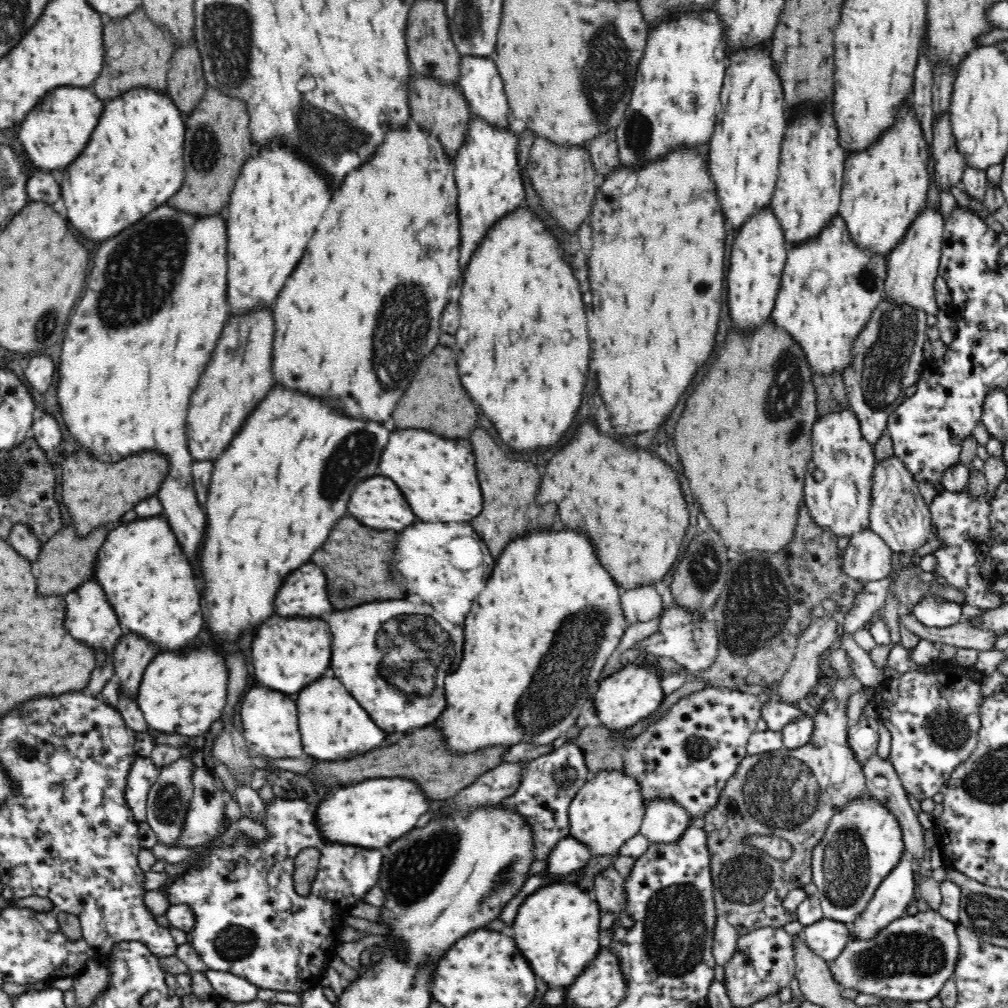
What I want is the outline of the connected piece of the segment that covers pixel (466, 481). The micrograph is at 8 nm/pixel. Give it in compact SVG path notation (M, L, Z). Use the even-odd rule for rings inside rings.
M408 428L408 430L398 430L390 434L390 440L382 452L380 458L380 474L392 478L400 490L404 492L406 500L410 502L414 514L420 520L444 520L444 522L468 522L474 516L480 514L483 509L482 494L480 494L480 484L476 480L476 460L472 454L472 443L470 440L448 440L448 437L431 433L424 429Z

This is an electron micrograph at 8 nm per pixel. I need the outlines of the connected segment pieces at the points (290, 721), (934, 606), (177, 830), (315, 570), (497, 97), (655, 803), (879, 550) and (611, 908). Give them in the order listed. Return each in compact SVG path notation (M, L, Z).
M252 688L242 700L242 710L236 720L240 722L240 718L244 724L241 731L252 755L268 758L304 758L304 760L308 758L302 750L296 702L290 700L288 696L272 692L270 688Z
M927 596L912 609L912 614L930 628L946 628L960 622L962 618L961 604L950 602L939 596Z
M180 756L174 764L159 769L156 783L150 787L147 796L147 823L150 825L158 844L166 848L178 847L183 836L183 827L190 807L194 785L192 782L192 771L194 765L186 757Z
M304 564L288 576L276 596L276 612L288 618L320 618L332 610L326 574L315 564Z
M461 56L460 58L460 76L458 76L457 85L460 87L463 97L467 100L469 109L473 116L483 118L486 123L495 128L510 127L510 107L507 103L507 96L502 88L500 74L496 70L496 64L492 60L479 58L479 56Z
M656 798L656 800L652 800L652 802L647 805L640 834L644 835L649 843L670 845L678 843L690 826L691 819L688 817L688 813L686 813L679 804L667 798L666 800Z
M872 529L849 538L842 556L843 572L859 583L882 580L891 574L894 552Z
M614 868L594 878L593 895L602 912L626 912L625 879Z

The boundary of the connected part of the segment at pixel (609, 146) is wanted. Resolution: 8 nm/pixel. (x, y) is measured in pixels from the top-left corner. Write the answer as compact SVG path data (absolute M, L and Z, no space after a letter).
M614 130L598 136L592 144L590 144L591 162L598 172L599 180L602 181L602 176L608 178L616 168L620 168L620 160L618 160L618 144L616 144L616 134Z

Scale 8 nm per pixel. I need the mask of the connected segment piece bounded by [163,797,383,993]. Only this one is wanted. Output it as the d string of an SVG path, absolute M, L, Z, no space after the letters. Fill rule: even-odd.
M275 798L272 802L264 804L267 806L267 816L260 822L260 826L263 826L264 829L268 829L270 832L270 840L268 842L261 842L250 838L247 832L240 831L239 834L234 839L234 844L232 848L218 848L217 850L210 851L205 850L201 851L200 860L198 860L198 866L196 868L191 868L185 874L178 875L166 888L163 889L164 895L168 897L170 904L180 904L186 903L192 907L192 911L196 916L196 922L194 922L194 928L191 931L192 933L192 946L195 949L195 952L200 956L200 959L204 961L205 966L213 971L220 972L231 972L236 976L240 976L256 985L259 989L266 988L266 990L280 992L297 992L302 993L310 988L316 987L320 984L320 976L322 976L322 971L325 967L328 967L329 960L335 956L336 947L341 943L339 939L339 931L342 929L342 926L339 927L340 918L344 920L344 916L348 916L348 912L351 906L354 906L356 902L362 901L364 894L370 891L373 887L378 886L380 879L380 872L382 867L383 855L378 849L366 849L360 847L348 847L348 845L340 845L340 843L330 843L322 837L322 832L318 831L316 827L316 812L313 814L308 810L308 804L302 800L302 798L292 798L292 799L282 799ZM306 848L316 848L321 853L319 858L319 868L318 874L316 874L315 881L312 882L312 888L309 892L308 897L303 897L298 894L295 890L293 875L295 872L294 867L294 858L298 857L298 854Z

